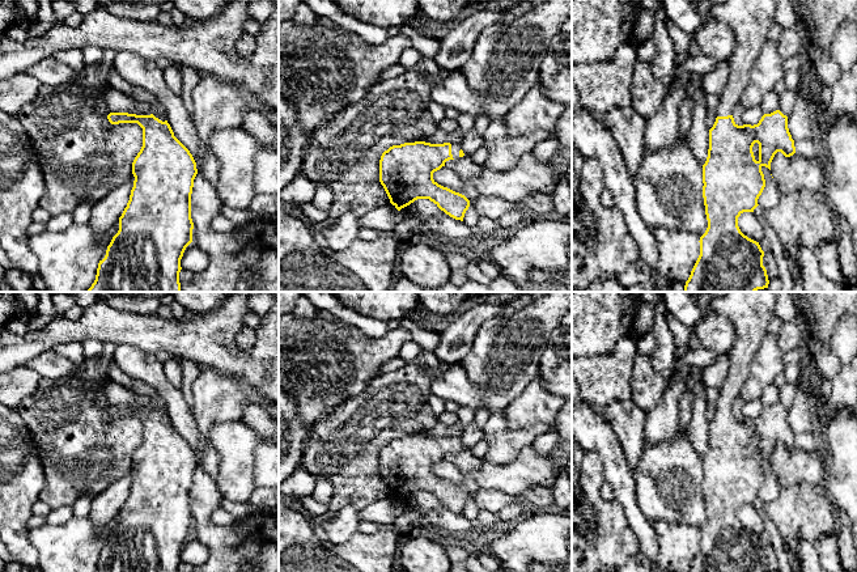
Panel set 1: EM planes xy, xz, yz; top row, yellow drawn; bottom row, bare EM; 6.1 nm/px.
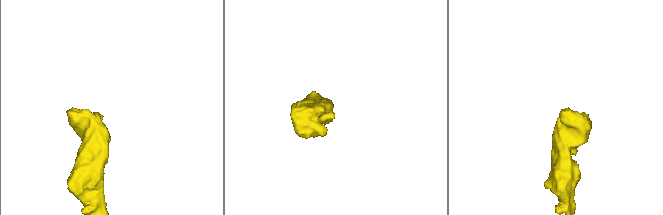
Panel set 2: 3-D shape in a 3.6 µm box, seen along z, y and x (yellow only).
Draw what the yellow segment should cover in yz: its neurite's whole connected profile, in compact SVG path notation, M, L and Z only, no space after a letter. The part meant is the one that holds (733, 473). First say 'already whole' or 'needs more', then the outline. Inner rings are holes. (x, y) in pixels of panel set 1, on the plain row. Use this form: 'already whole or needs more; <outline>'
needs more; M663 292L666 309L683 325L691 327L709 314L726 317L735 330L735 340L729 352L729 374L716 401L717 411L709 423L709 442L703 458L703 491L708 521L700 530L700 548L688 572L768 572L763 559L764 545L759 535L744 529L738 520L743 505L754 505L758 492L765 480L761 461L771 463L777 445L785 450L796 446L794 433L788 421L788 410L780 403L764 407L758 418L738 419L733 411L733 401L750 374L750 364L759 349L771 319L775 317L776 295L773 292L727 292L716 297L707 306L697 302L696 293Z

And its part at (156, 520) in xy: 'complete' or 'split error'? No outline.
split error

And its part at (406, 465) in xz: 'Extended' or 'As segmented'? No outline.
Extended

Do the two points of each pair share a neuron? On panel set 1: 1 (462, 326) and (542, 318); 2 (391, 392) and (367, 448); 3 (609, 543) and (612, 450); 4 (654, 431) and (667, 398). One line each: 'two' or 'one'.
1: two
2: one
3: two
4: one

